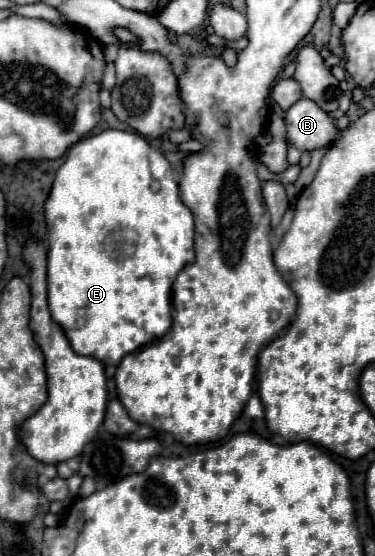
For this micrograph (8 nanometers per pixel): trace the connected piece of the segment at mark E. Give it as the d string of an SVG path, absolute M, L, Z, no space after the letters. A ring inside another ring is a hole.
M107 129L97 135L89 135L75 143L65 163L57 169L53 187L49 191L49 197L45 201L45 223L47 223L47 283L49 283L49 311L51 319L61 325L65 331L71 347L79 355L95 357L103 365L117 365L127 353L163 337L171 329L171 285L177 277L177 273L187 265L193 263L195 251L193 251L193 215L183 205L179 197L179 187L173 177L173 169L169 161L135 131L117 131Z

